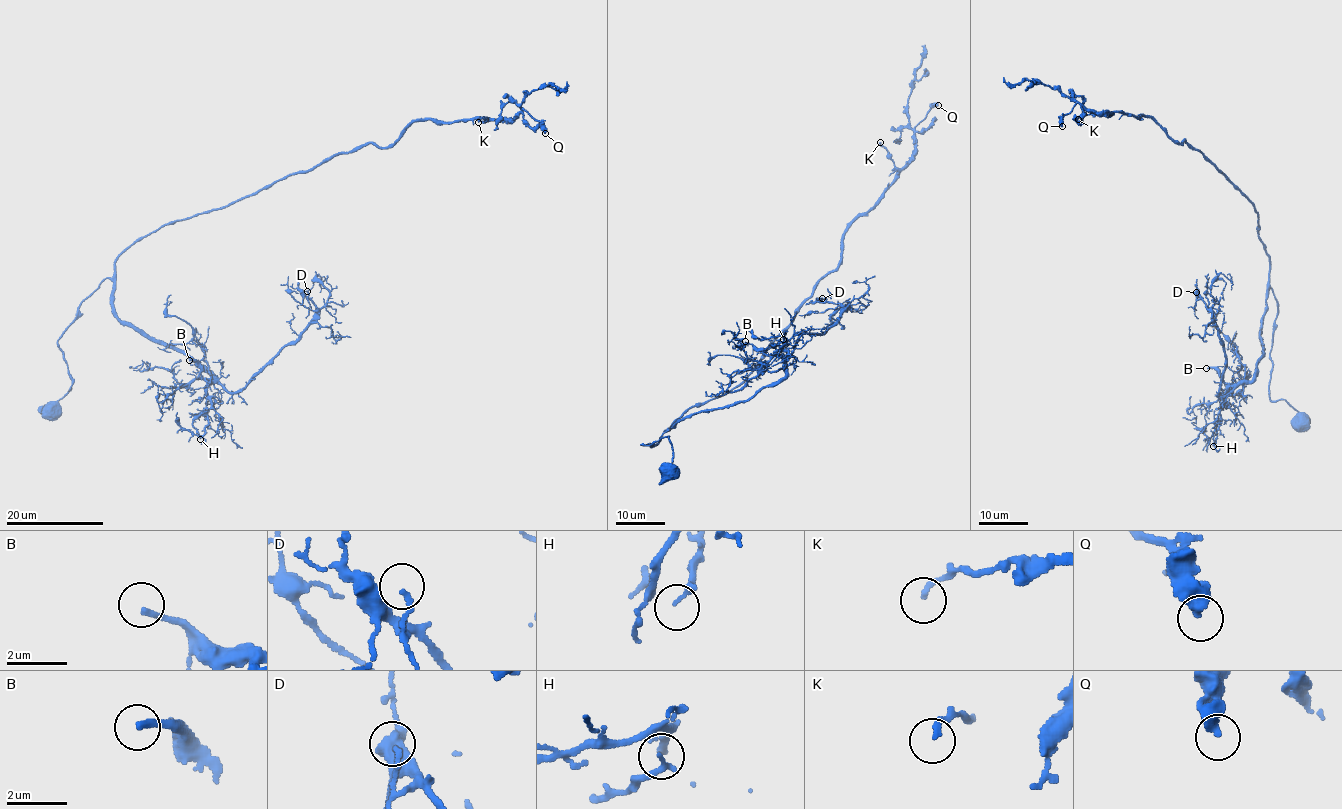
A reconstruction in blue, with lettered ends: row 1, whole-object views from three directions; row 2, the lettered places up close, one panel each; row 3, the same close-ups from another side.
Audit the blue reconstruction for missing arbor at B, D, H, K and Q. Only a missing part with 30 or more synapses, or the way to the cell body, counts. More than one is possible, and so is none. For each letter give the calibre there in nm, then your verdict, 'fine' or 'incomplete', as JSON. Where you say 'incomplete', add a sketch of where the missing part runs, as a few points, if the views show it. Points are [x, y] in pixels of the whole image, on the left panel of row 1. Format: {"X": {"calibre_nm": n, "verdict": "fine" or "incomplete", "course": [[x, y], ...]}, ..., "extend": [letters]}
{"B": {"calibre_nm": 190, "verdict": "incomplete", "course": [[189, 360], [165, 370], [151, 337], [156, 319]]}, "D": {"calibre_nm": 150, "verdict": "fine"}, "H": {"calibre_nm": 110, "verdict": "fine"}, "K": {"calibre_nm": 170, "verdict": "fine"}, "Q": {"calibre_nm": 360, "verdict": "fine"}, "extend": ["B"]}

